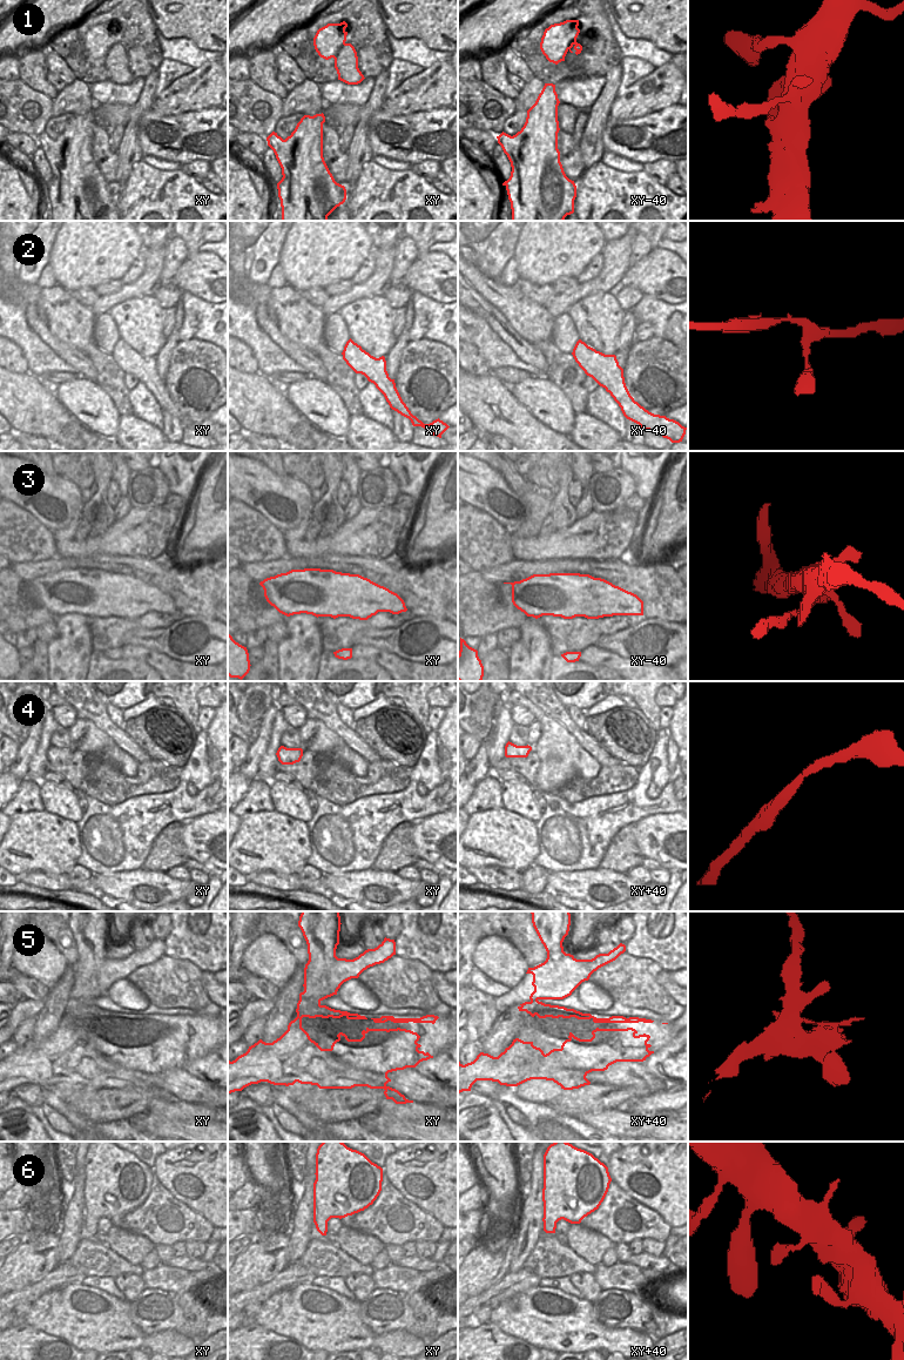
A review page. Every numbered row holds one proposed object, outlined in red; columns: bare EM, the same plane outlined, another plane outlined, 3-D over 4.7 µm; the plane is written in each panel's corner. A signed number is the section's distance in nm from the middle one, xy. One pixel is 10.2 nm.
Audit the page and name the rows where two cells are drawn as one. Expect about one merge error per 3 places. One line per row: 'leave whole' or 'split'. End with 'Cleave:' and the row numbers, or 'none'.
1: leave whole
2: leave whole
3: split
4: leave whole
5: leave whole
6: leave whole
Cleave: 3

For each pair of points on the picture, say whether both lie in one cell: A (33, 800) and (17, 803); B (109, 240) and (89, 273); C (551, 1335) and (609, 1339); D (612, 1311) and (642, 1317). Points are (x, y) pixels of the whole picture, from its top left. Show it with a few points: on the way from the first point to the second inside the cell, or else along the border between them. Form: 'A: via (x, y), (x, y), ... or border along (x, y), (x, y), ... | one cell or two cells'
A: via (29, 800), (20, 803) | one cell
B: via (101, 248), (89, 260), (89, 264) | one cell
C: via (565, 1335), (584, 1335), (595, 1339) | one cell
D: via (619, 1311), (635, 1314) | one cell

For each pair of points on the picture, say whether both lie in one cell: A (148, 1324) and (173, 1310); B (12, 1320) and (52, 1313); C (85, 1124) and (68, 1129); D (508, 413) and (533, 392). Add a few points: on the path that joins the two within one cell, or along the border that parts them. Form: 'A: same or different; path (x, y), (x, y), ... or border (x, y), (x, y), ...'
A: same; path (154, 1318), (161, 1311), (167, 1311)
B: same; path (21, 1320), (42, 1315)
C: different; border (54, 1109), (76, 1129)
D: different; border (510, 386), (513, 396), (541, 422)

